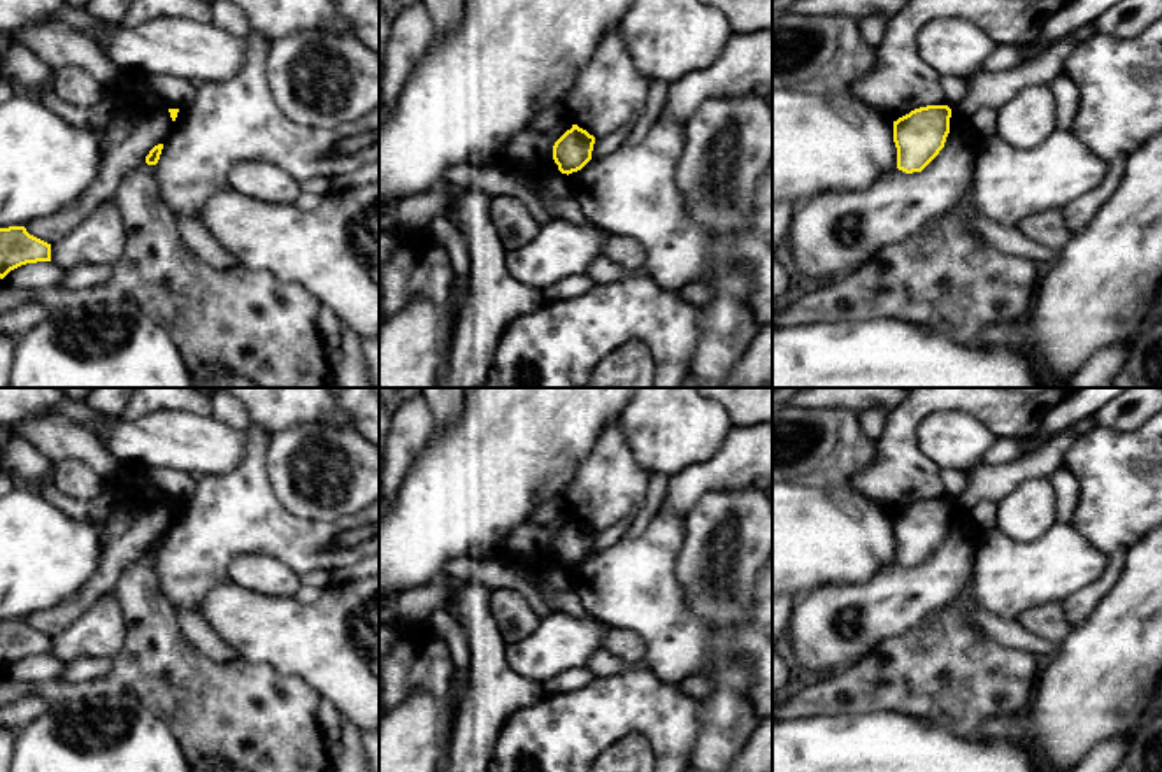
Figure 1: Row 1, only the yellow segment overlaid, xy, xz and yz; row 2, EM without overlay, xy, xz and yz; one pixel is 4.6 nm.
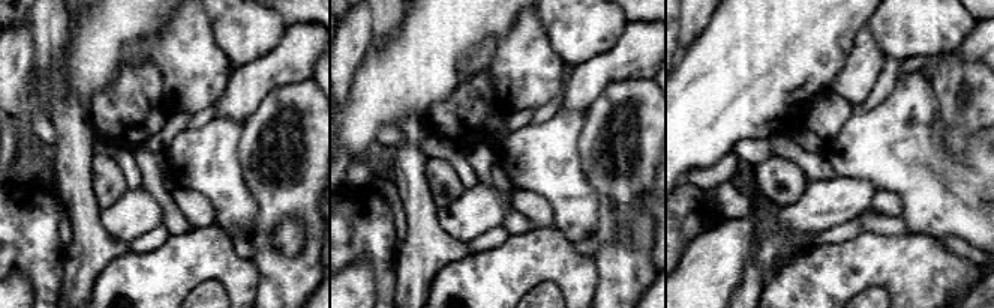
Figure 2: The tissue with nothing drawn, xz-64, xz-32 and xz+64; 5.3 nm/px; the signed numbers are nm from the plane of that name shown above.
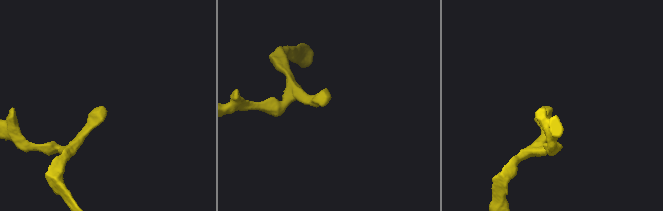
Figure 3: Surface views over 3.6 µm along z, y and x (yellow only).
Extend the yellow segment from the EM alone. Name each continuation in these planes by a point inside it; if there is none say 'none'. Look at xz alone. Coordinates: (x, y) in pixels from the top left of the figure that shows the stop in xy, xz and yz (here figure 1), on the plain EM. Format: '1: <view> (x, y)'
none

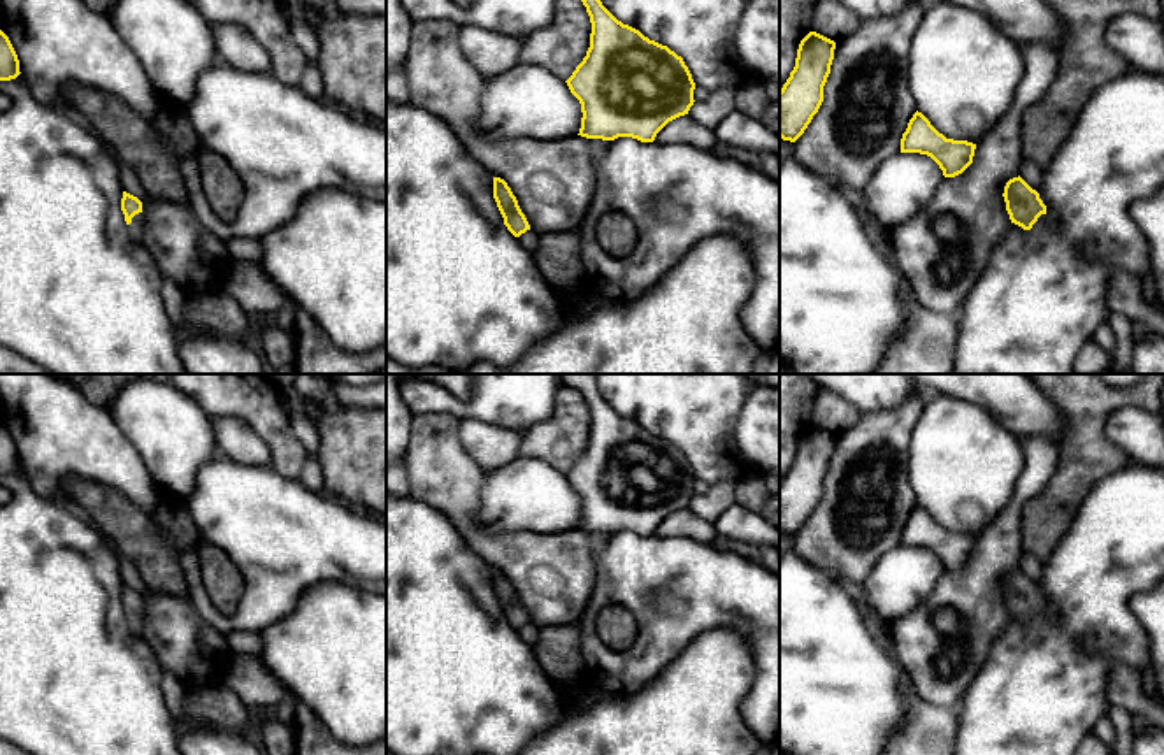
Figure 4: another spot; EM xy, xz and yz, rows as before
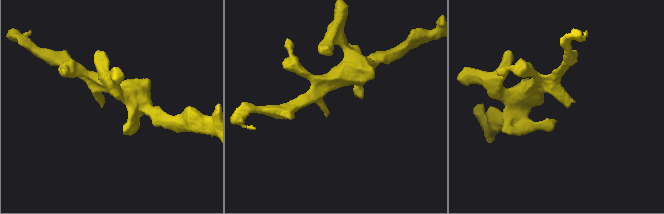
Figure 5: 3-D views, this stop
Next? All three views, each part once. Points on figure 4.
1: xy (136, 622)

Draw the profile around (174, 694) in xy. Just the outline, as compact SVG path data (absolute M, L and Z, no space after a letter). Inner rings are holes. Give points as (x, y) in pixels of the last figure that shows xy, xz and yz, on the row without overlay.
M163 672L160 687L163 692L163 702L167 709L174 716L179 729L183 729L186 722L184 702L186 702L188 690L184 688L183 681L176 674L170 674L170 672Z

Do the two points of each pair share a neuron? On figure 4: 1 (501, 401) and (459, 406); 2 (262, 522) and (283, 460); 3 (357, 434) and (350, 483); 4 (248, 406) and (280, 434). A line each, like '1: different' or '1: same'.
1: same
2: different
3: same
4: same

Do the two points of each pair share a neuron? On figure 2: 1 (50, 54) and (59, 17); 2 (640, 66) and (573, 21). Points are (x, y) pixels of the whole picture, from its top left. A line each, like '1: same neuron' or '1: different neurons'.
1: same neuron
2: different neurons

